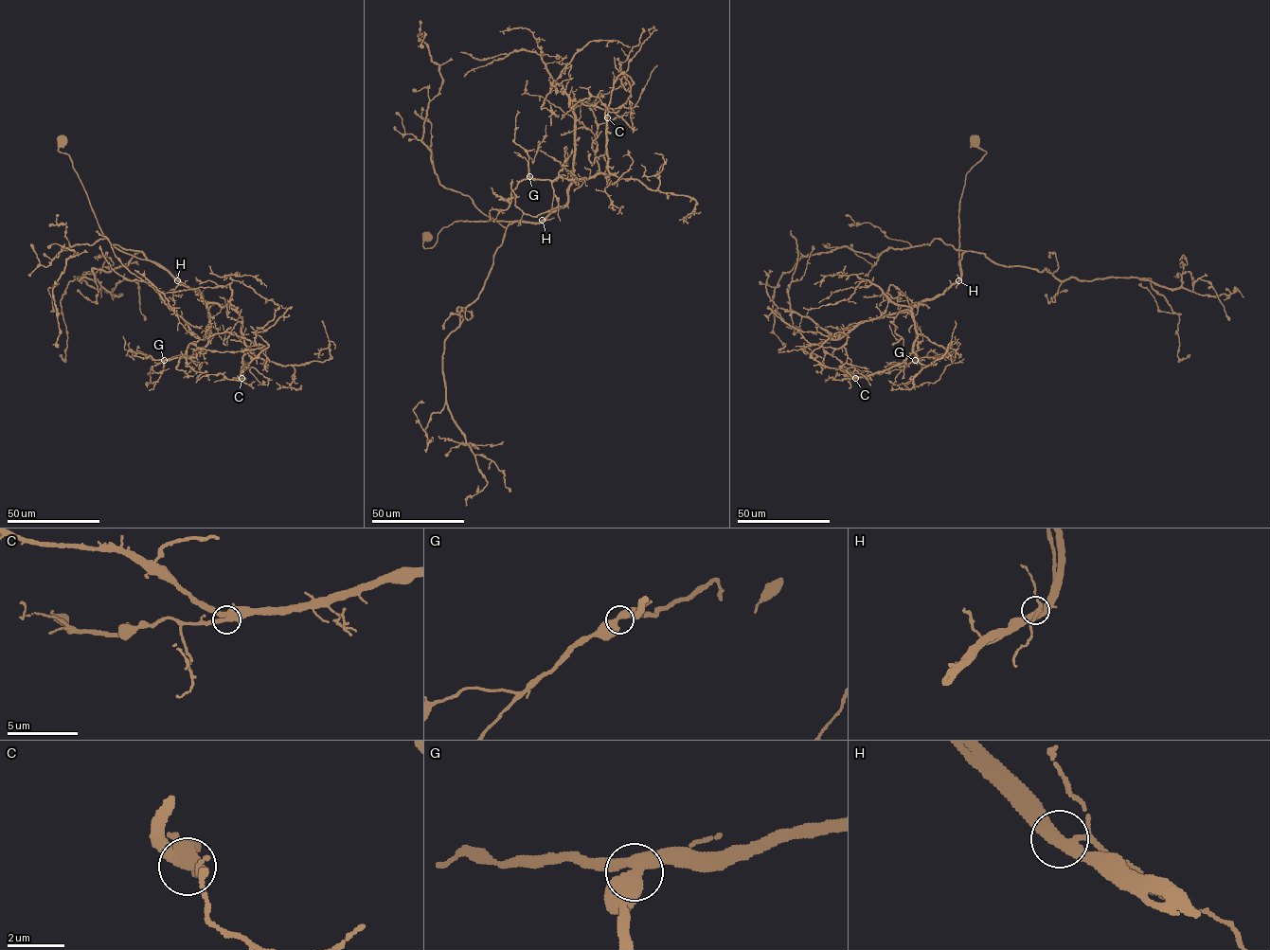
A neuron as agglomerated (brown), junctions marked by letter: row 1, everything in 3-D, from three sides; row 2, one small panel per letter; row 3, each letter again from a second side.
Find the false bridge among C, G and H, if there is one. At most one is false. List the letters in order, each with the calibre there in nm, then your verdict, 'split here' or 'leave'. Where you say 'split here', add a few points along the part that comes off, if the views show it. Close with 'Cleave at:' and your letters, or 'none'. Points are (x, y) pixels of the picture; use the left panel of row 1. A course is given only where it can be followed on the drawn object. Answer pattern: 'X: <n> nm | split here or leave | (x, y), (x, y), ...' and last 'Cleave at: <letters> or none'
C: 480 nm | leave
G: 440 nm | leave
H: 440 nm | leave
Cleave at: none

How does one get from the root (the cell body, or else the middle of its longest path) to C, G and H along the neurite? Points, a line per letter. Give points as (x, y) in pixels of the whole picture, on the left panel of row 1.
C: (62, 139), (58, 150), (69, 155), (110, 242), (158, 263), (207, 302), (237, 312), (248, 350), (241, 378)
G: (62, 139), (58, 150), (69, 155), (106, 239), (158, 263), (207, 303), (208, 343), (195, 357), (164, 360)
H: (62, 139), (58, 150), (69, 155), (106, 239), (124, 252), (158, 263), (176, 280)

